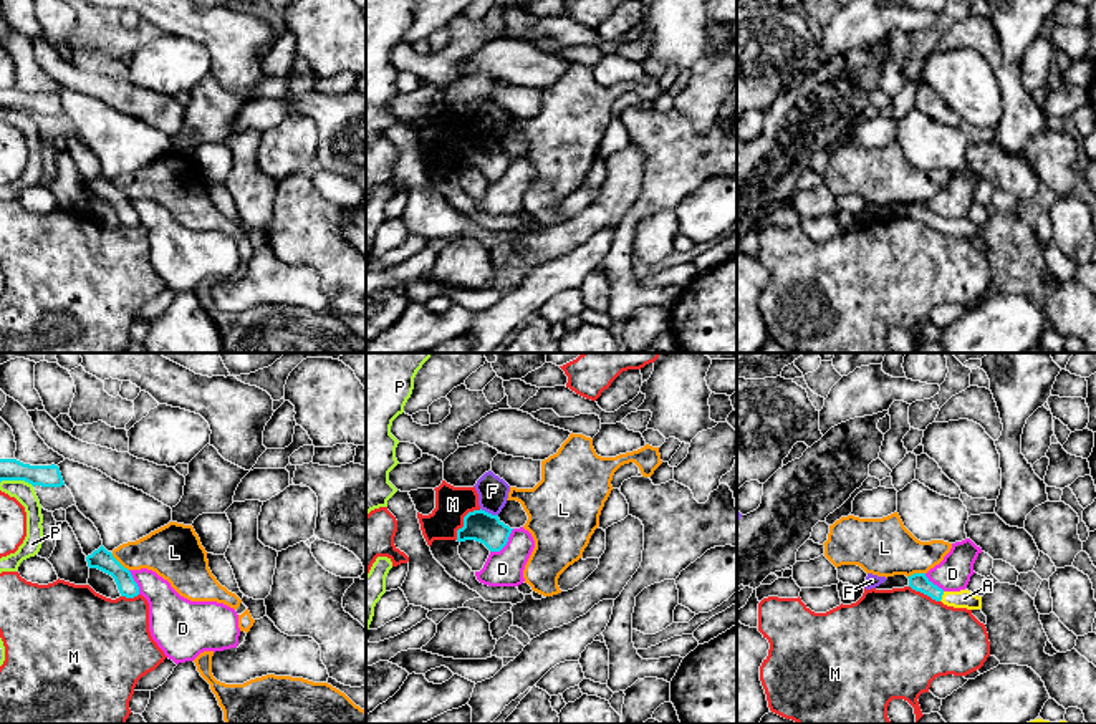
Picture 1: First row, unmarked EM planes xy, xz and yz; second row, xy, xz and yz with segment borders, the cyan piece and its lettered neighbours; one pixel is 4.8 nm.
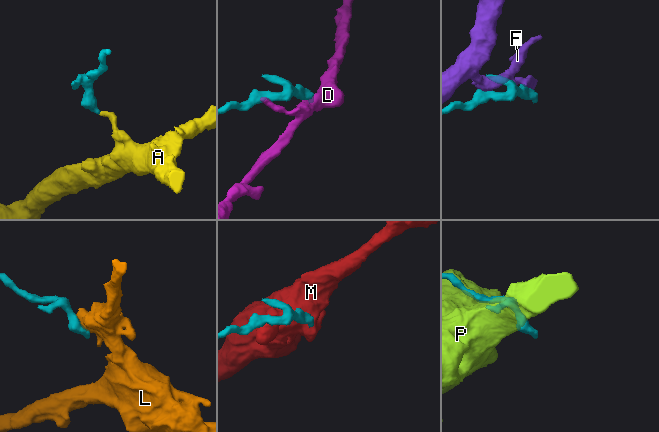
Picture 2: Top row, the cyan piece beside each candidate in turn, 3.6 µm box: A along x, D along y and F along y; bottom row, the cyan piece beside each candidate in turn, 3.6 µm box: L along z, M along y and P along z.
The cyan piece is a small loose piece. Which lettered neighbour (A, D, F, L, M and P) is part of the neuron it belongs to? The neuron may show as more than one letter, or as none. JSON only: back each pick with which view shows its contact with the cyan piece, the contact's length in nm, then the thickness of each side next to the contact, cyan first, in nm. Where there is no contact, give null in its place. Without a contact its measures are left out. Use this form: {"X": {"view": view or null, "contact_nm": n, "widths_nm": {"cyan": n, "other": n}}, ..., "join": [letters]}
{"A": {"view": "yz", "contact_nm": 50, "widths_nm": {"cyan": 90, "other": 90}}, "join": ["A"]}

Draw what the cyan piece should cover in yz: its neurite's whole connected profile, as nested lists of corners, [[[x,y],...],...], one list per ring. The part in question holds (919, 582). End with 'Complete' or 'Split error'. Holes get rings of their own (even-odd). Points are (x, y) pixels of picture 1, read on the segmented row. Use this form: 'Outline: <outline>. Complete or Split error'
Outline: [[[914,573],[907,578],[909,578],[909,586],[912,590],[924,593],[935,601],[942,601],[947,606],[967,608],[967,610],[980,610],[982,608],[982,596],[977,596],[969,590],[944,591],[942,588],[934,585],[925,577],[925,573]]]. Split error

